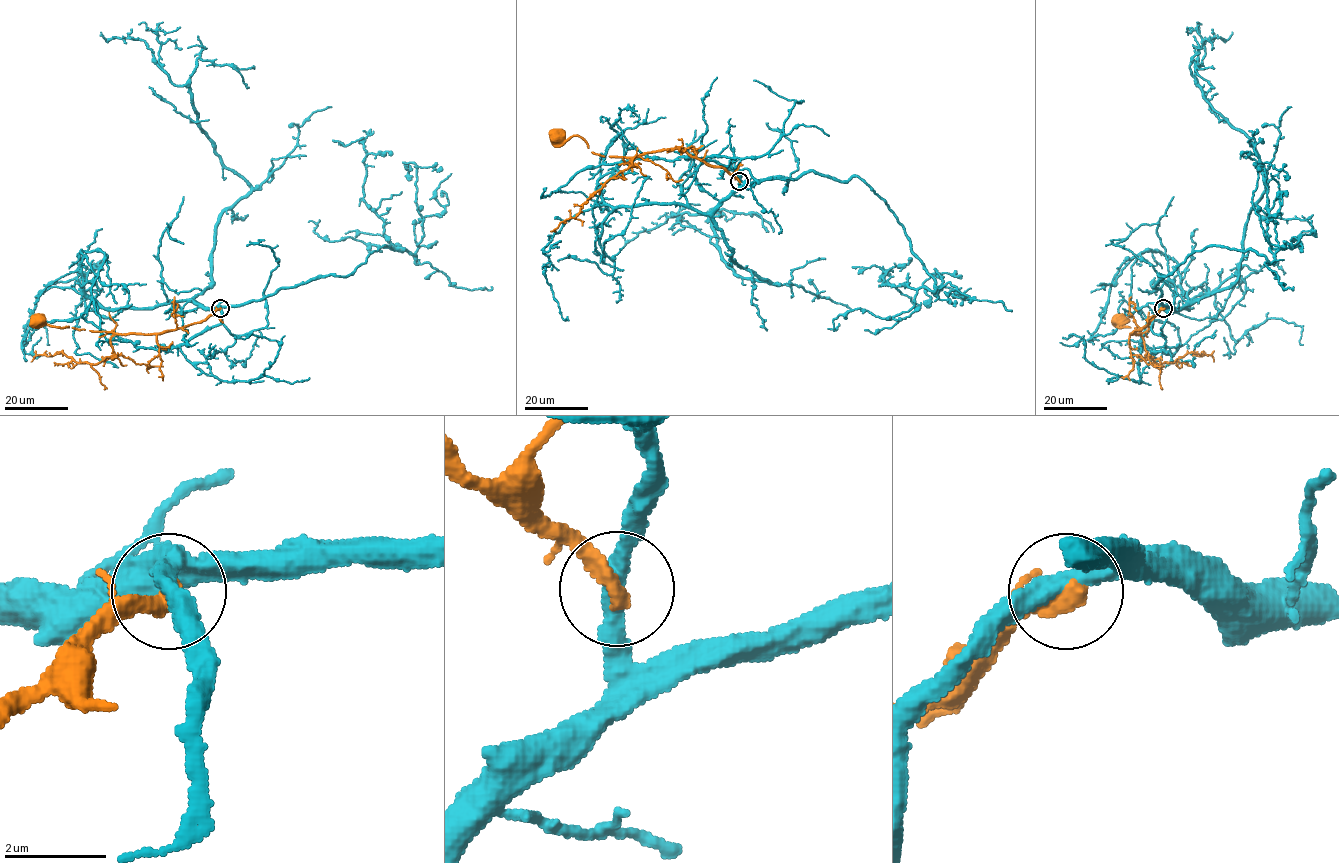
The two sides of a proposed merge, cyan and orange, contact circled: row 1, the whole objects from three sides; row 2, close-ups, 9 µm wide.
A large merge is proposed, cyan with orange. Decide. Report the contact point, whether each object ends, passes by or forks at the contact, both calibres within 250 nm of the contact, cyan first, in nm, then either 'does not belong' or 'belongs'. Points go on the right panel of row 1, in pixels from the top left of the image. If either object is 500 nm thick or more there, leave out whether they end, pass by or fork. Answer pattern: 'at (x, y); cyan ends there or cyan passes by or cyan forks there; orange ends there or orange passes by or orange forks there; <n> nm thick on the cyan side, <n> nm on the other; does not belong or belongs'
at (1163, 308); cyan passes by; orange ends there; 360 nm thick on the cyan side, 360 nm on the other; does not belong

